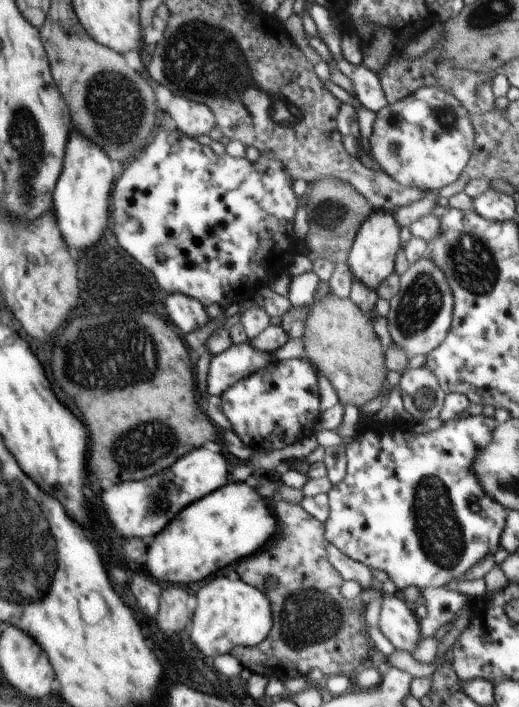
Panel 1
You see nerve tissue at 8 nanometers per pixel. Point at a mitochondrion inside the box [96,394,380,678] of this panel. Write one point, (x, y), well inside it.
(304, 620)

